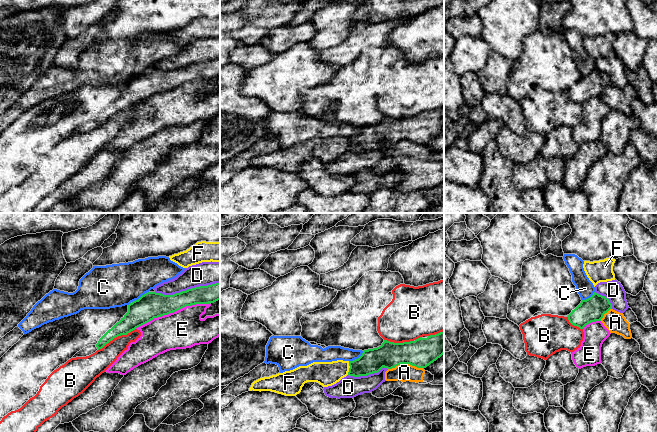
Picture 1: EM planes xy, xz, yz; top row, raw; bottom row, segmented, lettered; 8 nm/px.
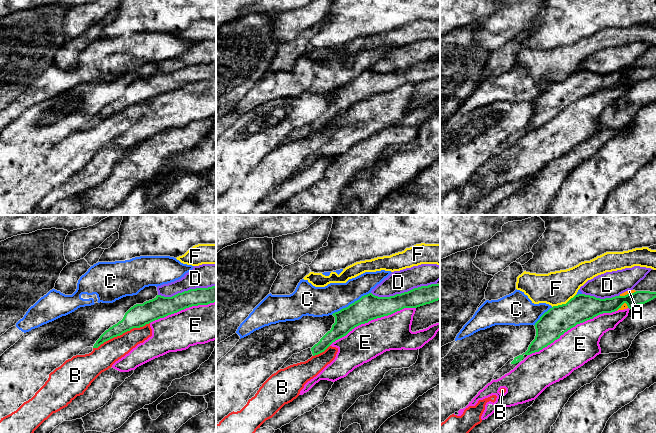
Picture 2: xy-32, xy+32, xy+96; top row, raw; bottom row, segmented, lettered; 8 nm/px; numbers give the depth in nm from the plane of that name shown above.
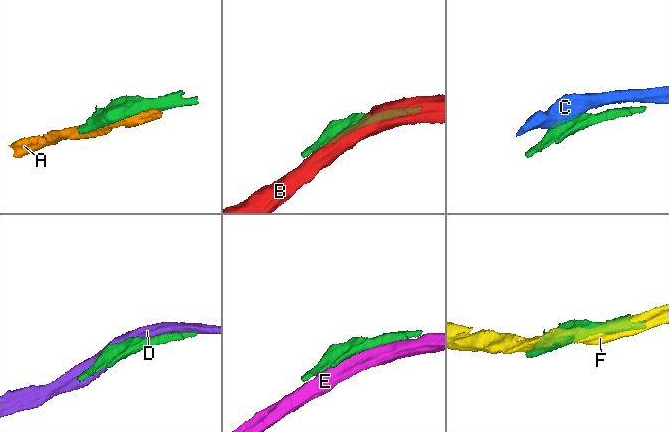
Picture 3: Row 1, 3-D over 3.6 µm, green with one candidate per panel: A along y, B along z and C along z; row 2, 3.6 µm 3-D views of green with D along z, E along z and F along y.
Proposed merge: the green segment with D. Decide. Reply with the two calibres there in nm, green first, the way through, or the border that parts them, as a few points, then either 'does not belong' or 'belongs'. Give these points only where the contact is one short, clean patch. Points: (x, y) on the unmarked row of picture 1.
calibres 170 and 190 nm; does not belong

